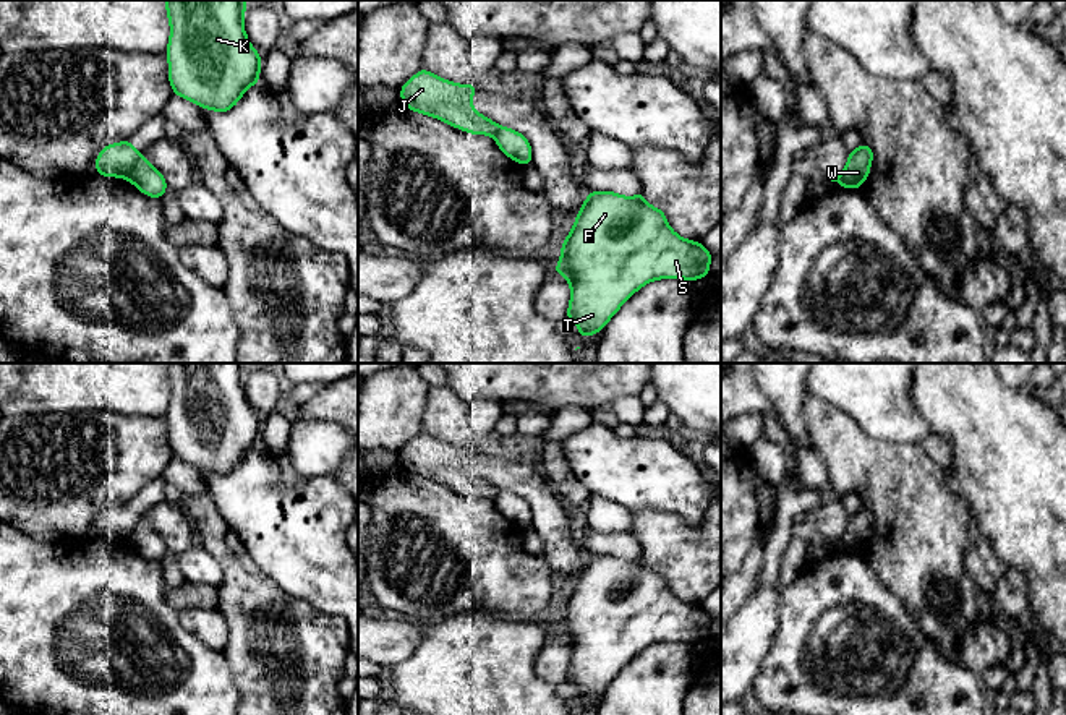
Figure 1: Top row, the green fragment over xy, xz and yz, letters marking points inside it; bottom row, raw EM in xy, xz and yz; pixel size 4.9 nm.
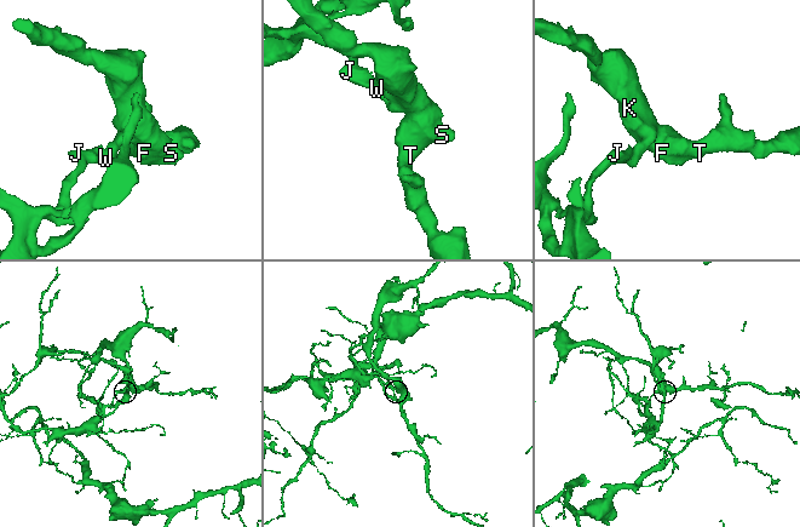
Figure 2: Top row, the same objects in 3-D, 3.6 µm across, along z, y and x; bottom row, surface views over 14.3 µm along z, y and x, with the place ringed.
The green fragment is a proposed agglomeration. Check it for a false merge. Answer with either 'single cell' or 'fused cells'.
fused cells

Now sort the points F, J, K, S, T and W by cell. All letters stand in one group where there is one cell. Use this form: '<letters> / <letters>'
F K S T W / J

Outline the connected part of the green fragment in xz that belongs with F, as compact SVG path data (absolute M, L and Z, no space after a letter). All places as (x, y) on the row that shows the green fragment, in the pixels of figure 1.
M593 191L562 243L554 272L570 284L565 318L578 326L578 336L590 337L645 284L697 280L710 274L711 258L700 242L679 237L643 193Z

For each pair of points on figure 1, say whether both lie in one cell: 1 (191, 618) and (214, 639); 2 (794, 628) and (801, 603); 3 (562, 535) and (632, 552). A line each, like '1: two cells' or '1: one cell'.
1: one cell
2: one cell
3: two cells

